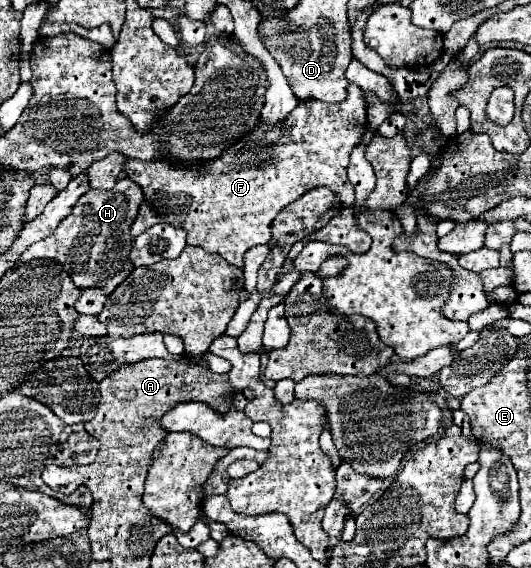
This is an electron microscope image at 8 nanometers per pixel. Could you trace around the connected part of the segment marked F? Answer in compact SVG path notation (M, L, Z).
M350 83L346 89L346 99L342 103L324 103L324 101L298 101L290 117L282 127L266 127L262 119L254 125L254 129L238 139L230 149L226 149L220 157L208 159L200 169L188 169L184 165L170 165L166 161L126 161L126 175L138 183L144 191L146 203L156 211L160 221L170 223L174 227L182 227L188 233L188 243L206 249L208 253L222 255L228 263L242 269L244 253L254 247L270 241L270 223L288 203L296 201L300 195L314 187L328 187L338 195L342 207L350 207L354 203L354 191L346 177L348 161L352 149L360 143L362 135L368 129L366 119L366 97L364 91Z

